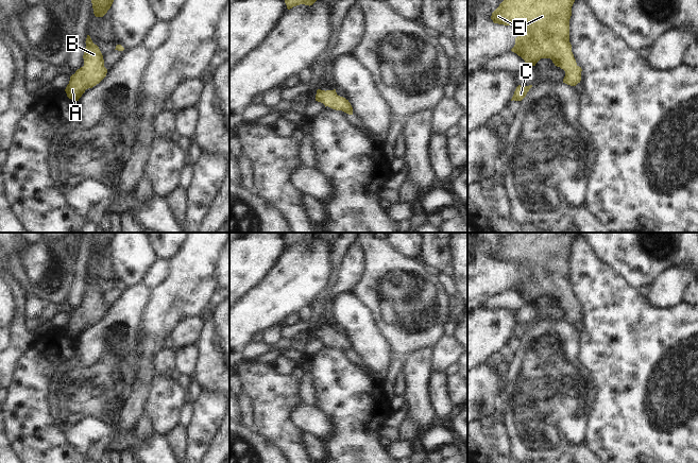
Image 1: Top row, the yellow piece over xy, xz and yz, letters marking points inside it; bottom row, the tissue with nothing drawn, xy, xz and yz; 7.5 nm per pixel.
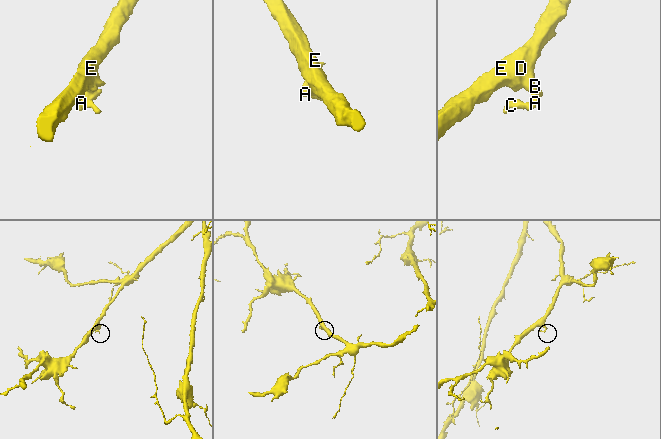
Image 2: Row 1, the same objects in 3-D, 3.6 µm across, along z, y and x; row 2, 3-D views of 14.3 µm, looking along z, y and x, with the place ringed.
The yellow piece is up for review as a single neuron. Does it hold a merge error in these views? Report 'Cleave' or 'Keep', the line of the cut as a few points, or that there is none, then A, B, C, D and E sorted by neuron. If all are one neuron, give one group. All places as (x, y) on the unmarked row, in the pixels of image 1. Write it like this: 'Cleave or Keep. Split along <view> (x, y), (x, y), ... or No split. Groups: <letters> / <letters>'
Keep. No split. Groups: A B C D E

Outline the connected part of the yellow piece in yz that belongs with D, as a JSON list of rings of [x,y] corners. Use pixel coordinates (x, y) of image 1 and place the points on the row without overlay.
[[[509,233],[492,251],[494,261],[512,263],[518,270],[512,290],[521,294],[528,304],[535,304],[541,296],[550,296],[555,304],[565,309],[563,321],[576,324],[581,319],[581,305],[576,301],[569,280],[569,257],[575,233]]]

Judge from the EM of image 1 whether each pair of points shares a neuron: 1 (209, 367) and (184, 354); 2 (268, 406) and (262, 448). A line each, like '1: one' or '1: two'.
1: two
2: two

